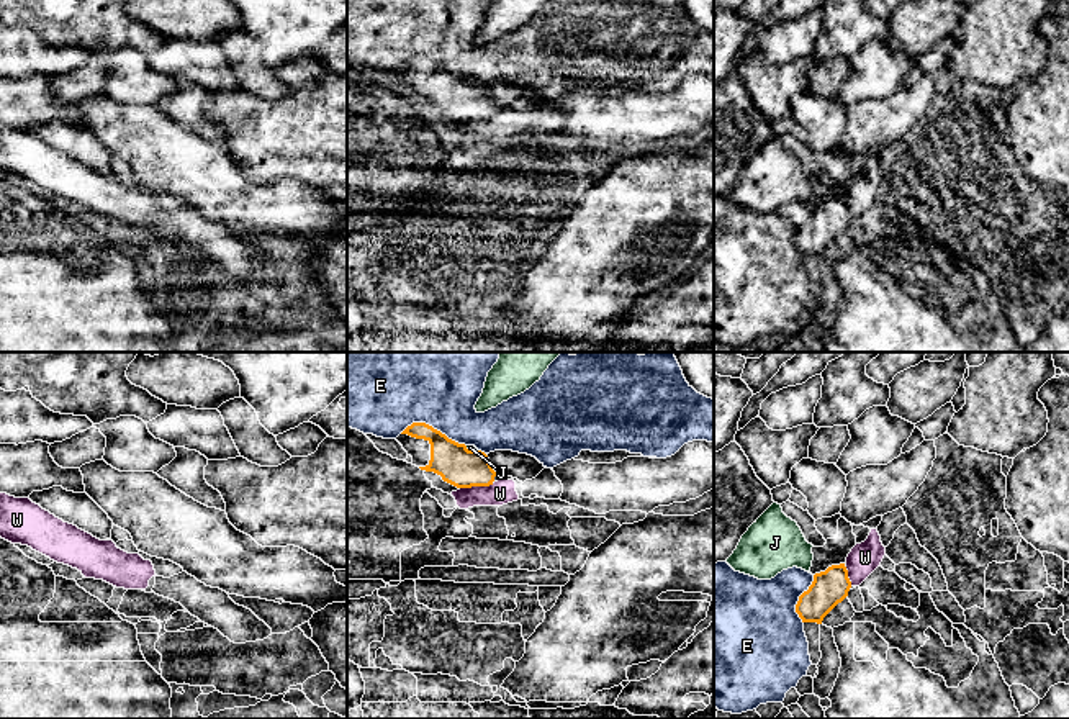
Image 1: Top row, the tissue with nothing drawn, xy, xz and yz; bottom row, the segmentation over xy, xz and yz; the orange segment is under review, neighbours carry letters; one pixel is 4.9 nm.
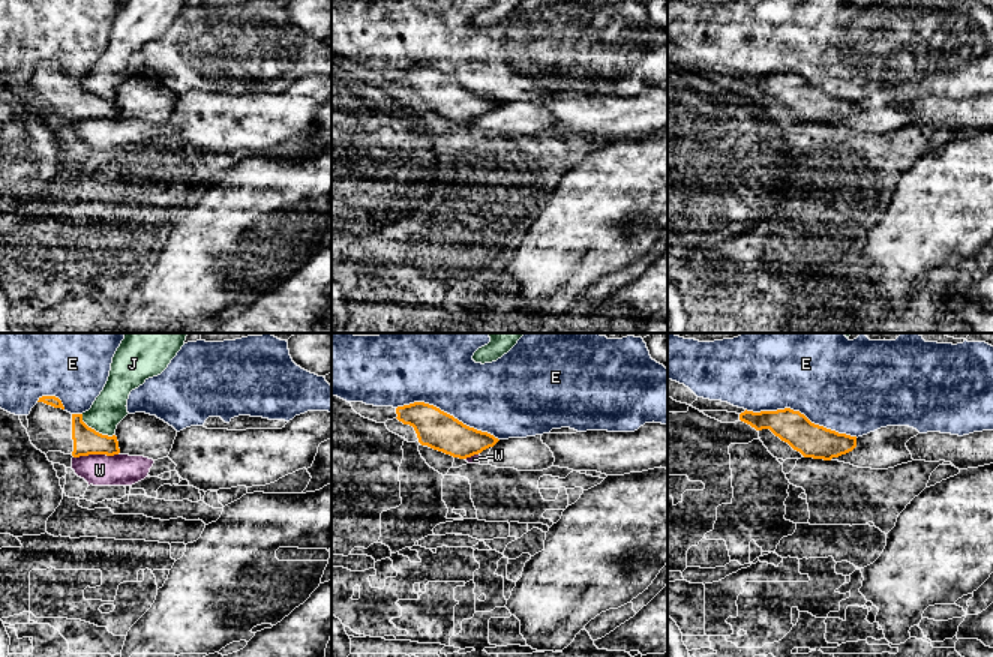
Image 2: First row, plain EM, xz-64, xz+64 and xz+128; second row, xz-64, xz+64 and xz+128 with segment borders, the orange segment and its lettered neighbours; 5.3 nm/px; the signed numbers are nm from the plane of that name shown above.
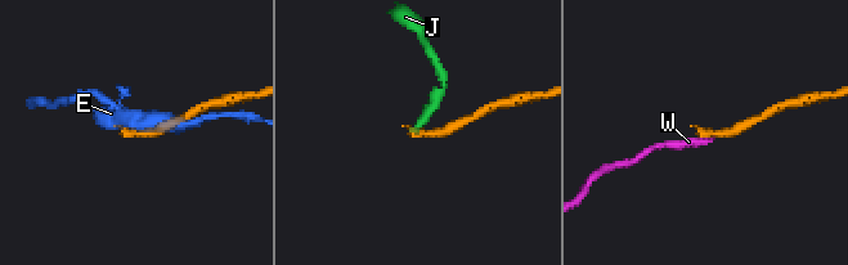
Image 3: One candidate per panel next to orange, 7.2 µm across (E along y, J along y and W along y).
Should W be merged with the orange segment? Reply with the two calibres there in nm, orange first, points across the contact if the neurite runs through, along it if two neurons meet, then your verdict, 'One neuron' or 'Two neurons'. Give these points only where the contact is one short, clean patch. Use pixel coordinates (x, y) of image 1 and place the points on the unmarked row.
Thickness 190 nm (orange) against 120 nm. Boundary: xz (493, 117), (460, 122). Two neurons

